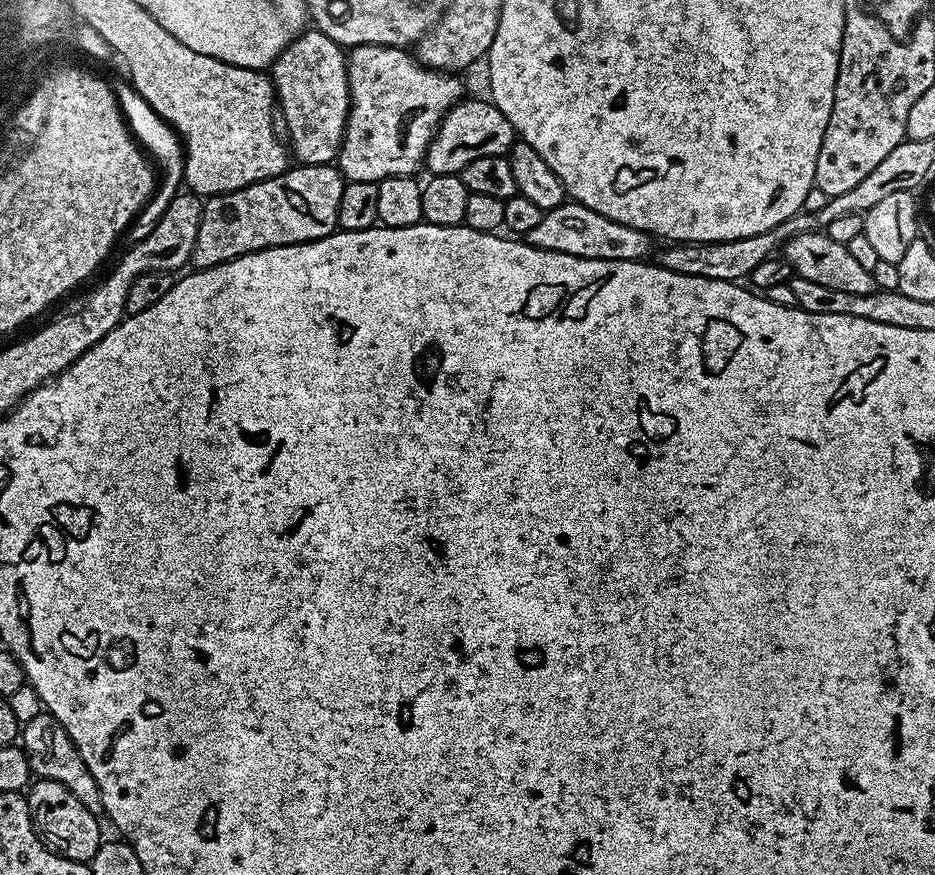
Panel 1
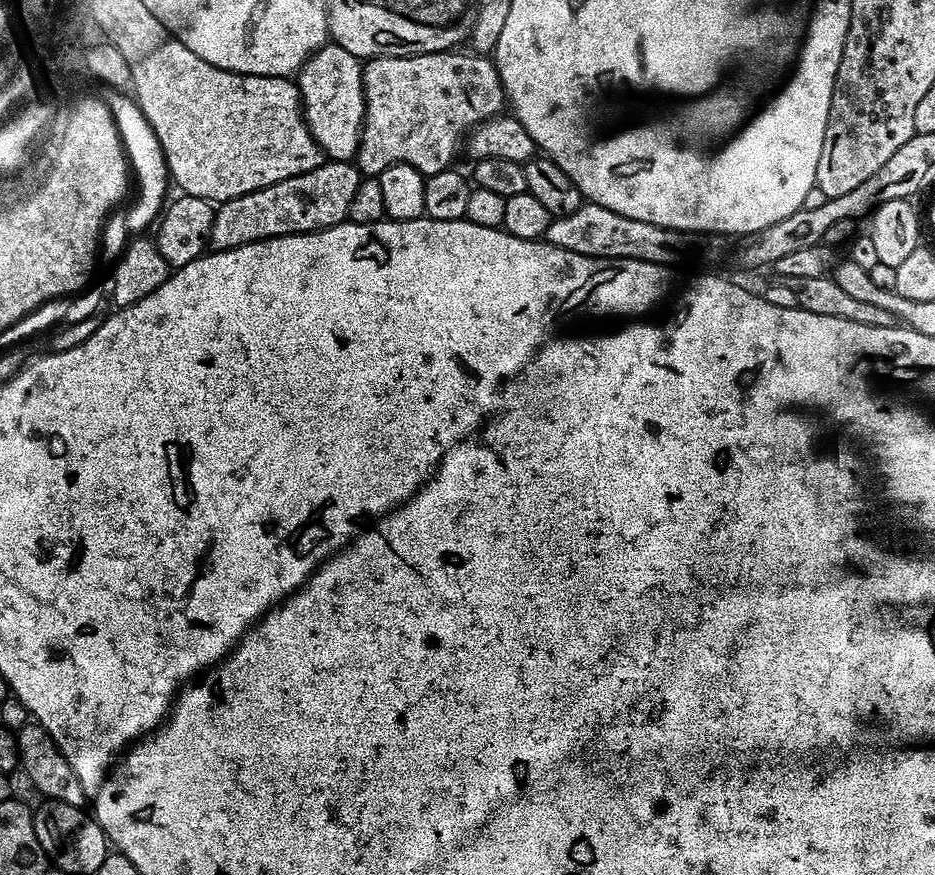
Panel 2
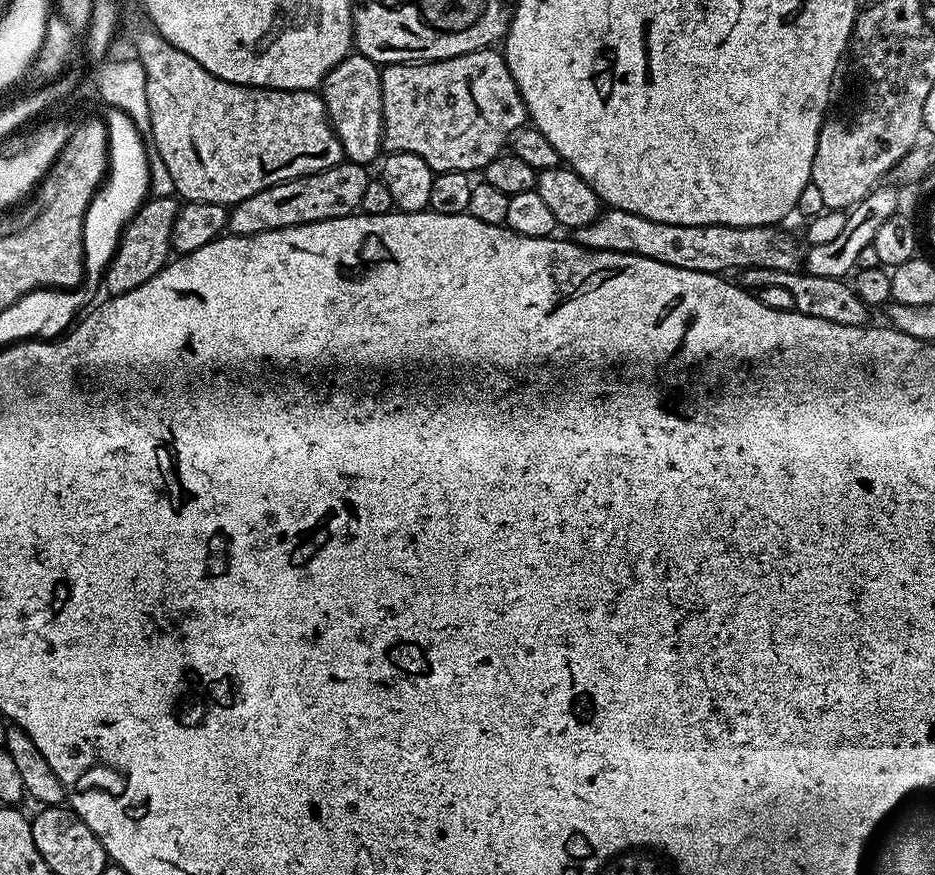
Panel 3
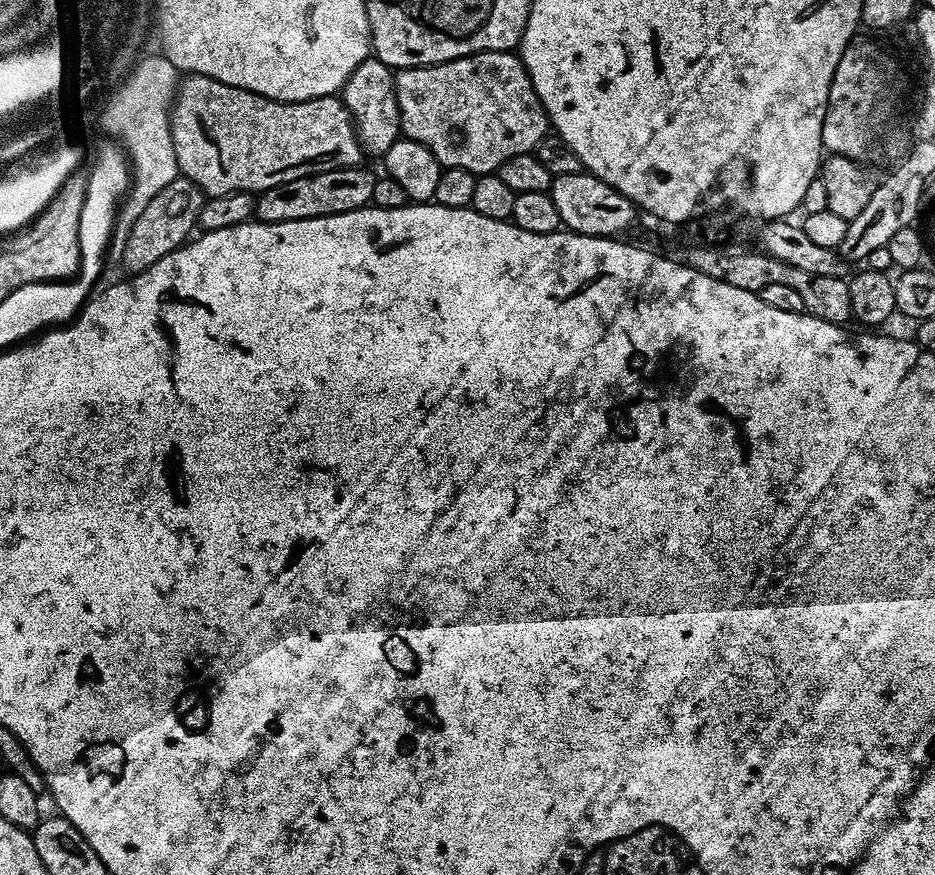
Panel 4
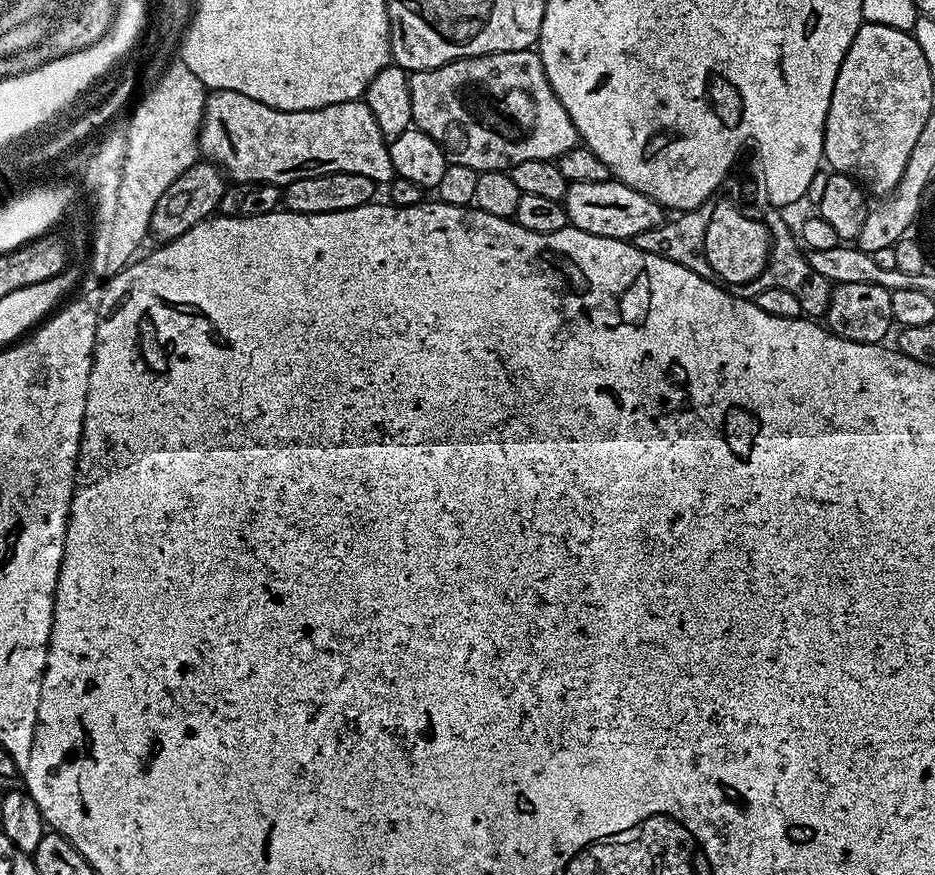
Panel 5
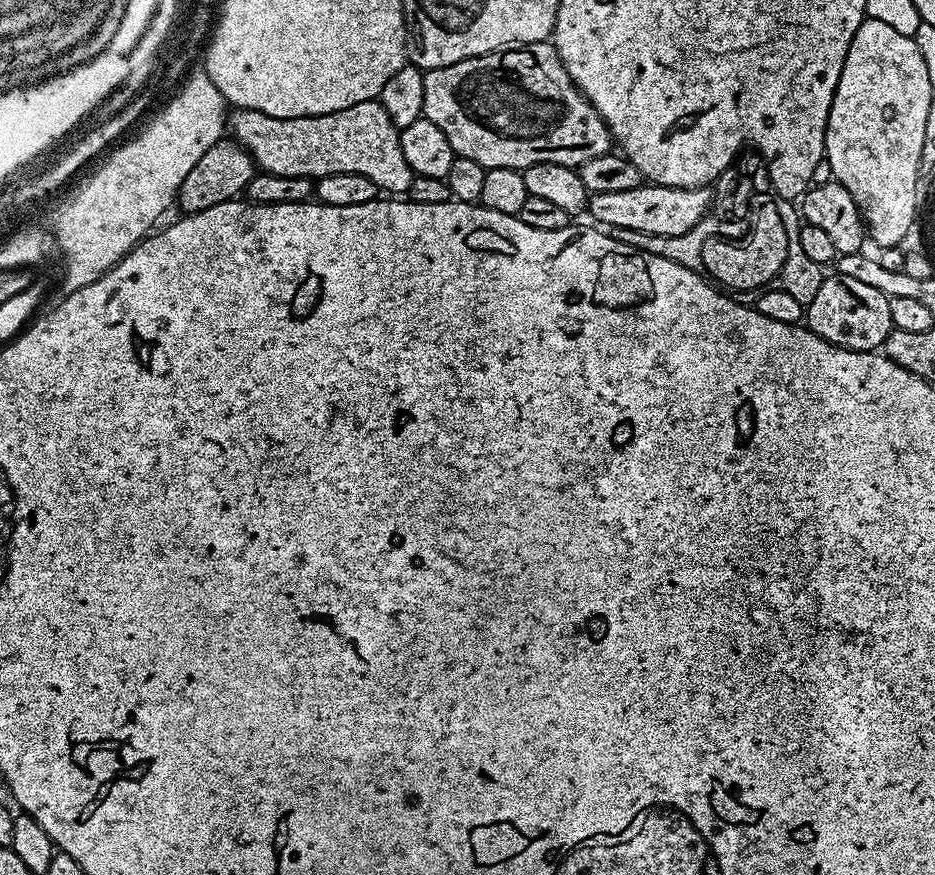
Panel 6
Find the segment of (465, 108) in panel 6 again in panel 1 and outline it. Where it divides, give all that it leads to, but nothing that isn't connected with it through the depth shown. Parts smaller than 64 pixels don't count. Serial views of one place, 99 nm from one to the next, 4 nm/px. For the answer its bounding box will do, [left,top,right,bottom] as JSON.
[338,44,465,184]

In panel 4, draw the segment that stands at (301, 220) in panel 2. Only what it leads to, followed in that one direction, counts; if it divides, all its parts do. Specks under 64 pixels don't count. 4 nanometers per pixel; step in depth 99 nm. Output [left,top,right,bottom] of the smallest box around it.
[254,166,378,224]

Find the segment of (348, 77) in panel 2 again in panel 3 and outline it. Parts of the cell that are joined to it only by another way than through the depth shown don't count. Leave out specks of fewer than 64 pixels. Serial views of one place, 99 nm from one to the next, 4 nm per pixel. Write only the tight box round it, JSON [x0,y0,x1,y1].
[322,54,384,166]

